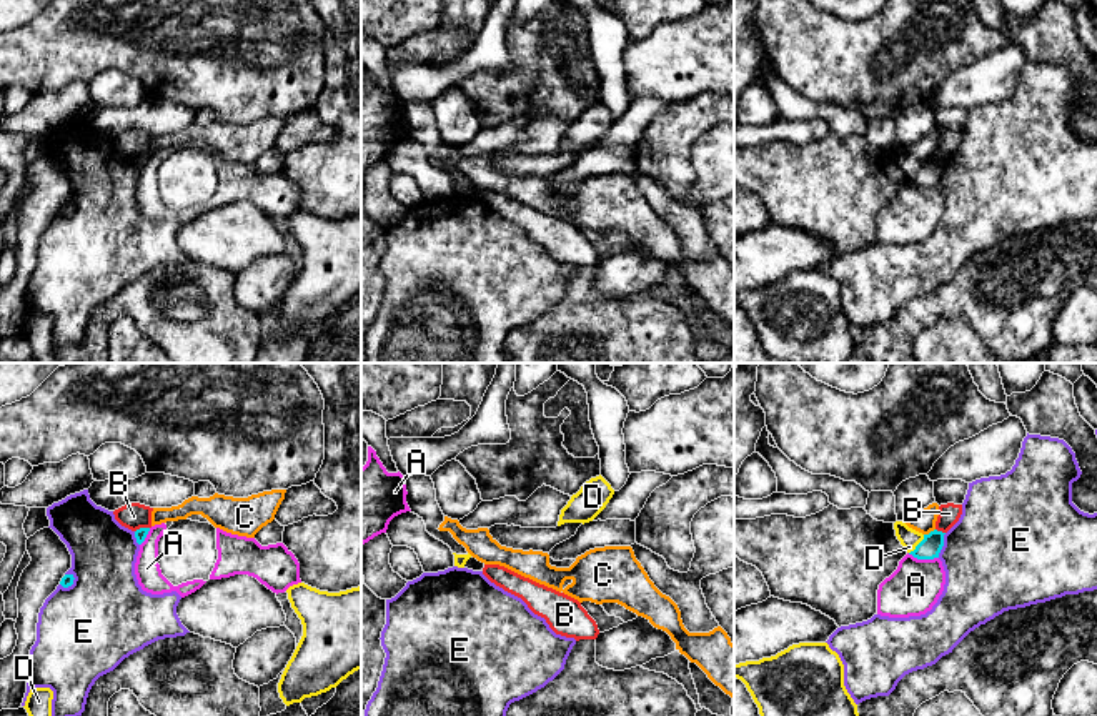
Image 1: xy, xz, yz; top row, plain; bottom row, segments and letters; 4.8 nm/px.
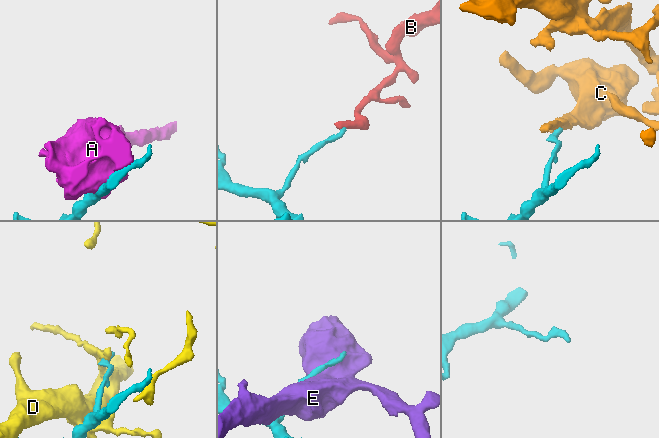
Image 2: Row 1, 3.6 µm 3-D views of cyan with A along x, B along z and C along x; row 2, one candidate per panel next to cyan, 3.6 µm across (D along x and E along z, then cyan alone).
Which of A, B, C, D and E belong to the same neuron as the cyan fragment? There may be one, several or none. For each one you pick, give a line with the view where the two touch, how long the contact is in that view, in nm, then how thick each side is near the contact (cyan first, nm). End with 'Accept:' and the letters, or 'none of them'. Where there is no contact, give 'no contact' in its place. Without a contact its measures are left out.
Accept: none of them

